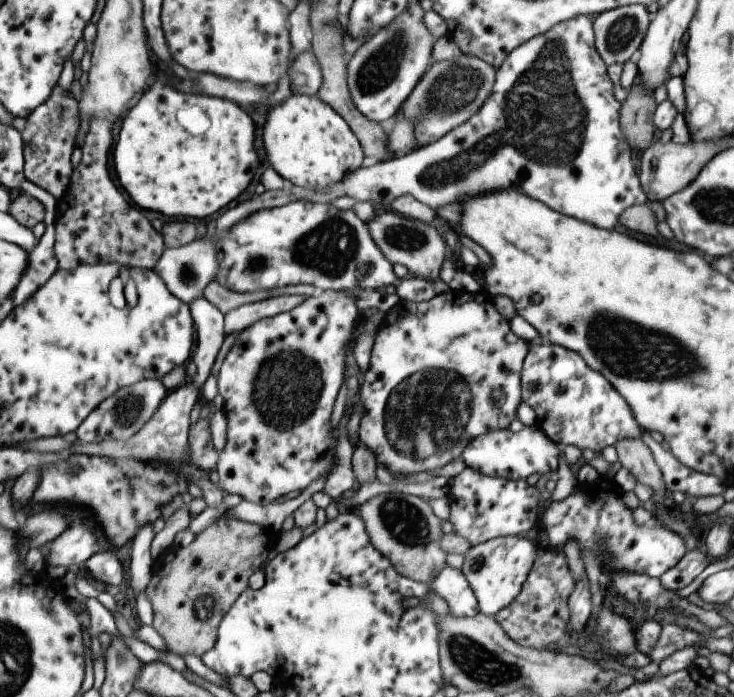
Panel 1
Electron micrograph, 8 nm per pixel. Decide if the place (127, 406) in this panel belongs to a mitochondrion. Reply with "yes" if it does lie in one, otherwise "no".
yes

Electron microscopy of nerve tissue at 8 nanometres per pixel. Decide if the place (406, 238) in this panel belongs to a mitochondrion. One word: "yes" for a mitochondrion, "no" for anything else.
yes

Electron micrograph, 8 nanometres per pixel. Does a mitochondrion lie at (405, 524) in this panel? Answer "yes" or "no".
yes

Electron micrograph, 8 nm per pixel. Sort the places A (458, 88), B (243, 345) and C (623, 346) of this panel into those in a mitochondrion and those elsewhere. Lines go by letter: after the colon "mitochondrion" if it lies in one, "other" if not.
A: mitochondrion
B: other
C: mitochondrion

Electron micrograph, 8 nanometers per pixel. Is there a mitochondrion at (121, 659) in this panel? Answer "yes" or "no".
yes

